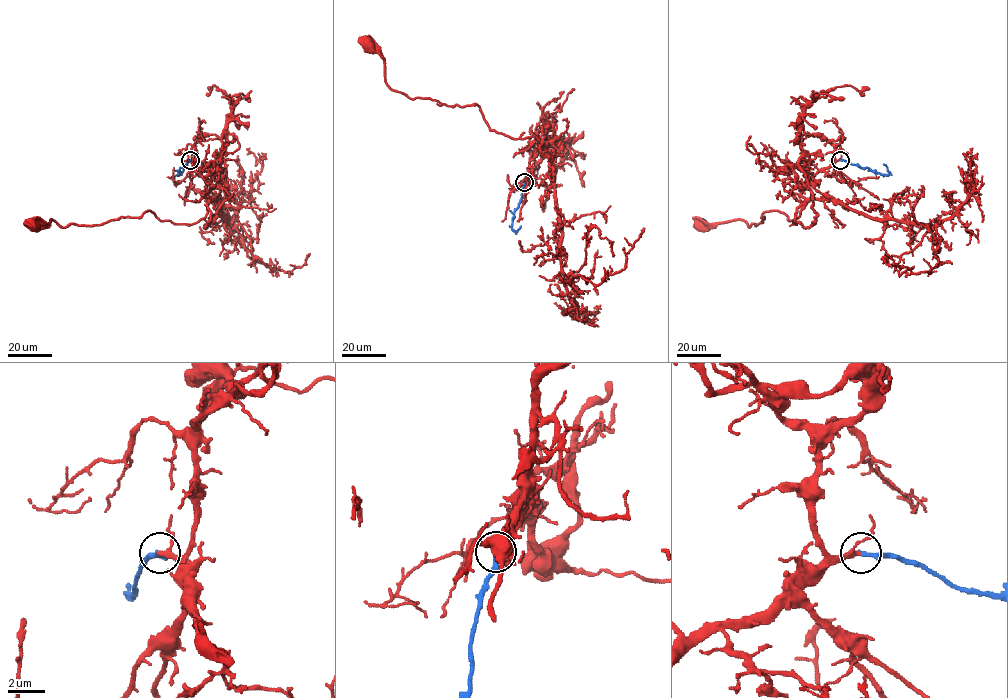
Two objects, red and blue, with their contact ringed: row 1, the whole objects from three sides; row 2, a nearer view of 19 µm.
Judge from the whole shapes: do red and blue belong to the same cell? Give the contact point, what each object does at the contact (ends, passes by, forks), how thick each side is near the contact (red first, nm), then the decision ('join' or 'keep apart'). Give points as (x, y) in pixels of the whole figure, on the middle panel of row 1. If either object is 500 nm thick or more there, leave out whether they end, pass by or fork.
place (524, 182); red passes by; blue ends; calibres 200 and 240 nm; join

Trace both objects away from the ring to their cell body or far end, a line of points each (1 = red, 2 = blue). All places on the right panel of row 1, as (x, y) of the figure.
1: (840, 159), (803, 186), (796, 224), (777, 210), (749, 227), (740, 220), (703, 227)
2: (840, 159), (888, 175), (883, 164)

